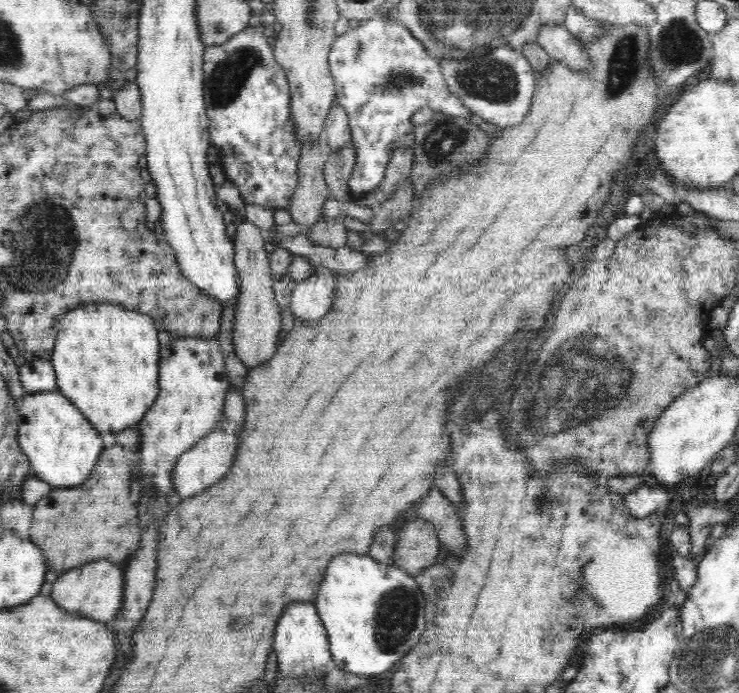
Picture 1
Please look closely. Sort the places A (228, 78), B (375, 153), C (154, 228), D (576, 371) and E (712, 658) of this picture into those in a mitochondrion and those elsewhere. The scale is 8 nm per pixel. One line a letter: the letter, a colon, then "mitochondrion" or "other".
A: mitochondrion
B: other
C: other
D: mitochondrion
E: mitochondrion

